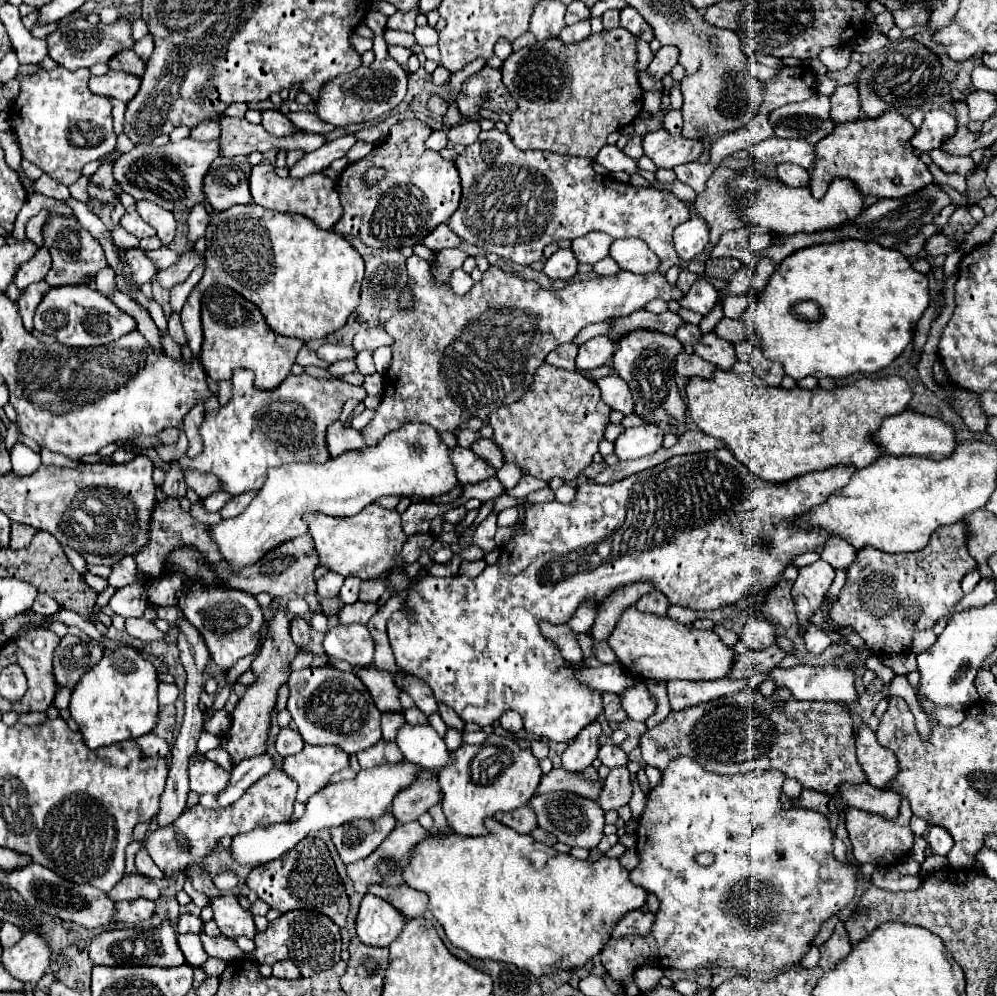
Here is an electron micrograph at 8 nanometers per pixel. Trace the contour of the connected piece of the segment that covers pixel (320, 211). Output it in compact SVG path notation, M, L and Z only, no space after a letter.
M258 164L252 168L252 174L250 174L250 192L258 206L276 210L276 212L302 214L302 216L310 218L318 228L324 228L324 230L330 230L342 216L342 206L340 206L334 182L324 174L312 174L306 178L300 178L300 180L280 178L280 176L276 176L272 166Z

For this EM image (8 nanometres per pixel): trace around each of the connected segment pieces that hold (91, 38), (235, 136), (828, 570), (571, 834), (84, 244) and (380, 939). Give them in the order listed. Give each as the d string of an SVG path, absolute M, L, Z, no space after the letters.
M84 18L78 20L70 20L64 26L58 26L52 34L46 36L48 42L48 56L58 62L58 66L66 68L66 70L80 70L80 68L90 68L96 62L108 62L118 50L122 48L132 48L134 46L134 38L132 38L132 30L130 30L130 22L126 18L120 18L120 22L116 22L116 26L106 26L106 24L90 24Z
M224 116L222 122L222 134L220 134L220 144L222 144L222 156L234 158L238 154L252 154L254 150L258 152L268 152L268 150L294 150L302 148L306 152L312 152L320 148L326 140L320 134L308 134L308 132L298 132L294 136L286 138L276 138L266 134L262 130L262 124L250 124L246 118L228 118Z
M824 560L798 568L798 578L794 580L792 596L800 612L800 620L798 620L800 632L804 632L810 626L808 614L816 612L818 604L824 602L832 580L834 580L834 568Z
M550 792L550 794L536 794L530 800L530 806L538 816L538 826L550 834L556 834L556 838L568 846L594 848L604 836L602 834L604 810L598 806L596 800L588 800L570 792Z
M68 216L48 218L42 226L42 236L44 236L44 248L48 248L52 256L52 268L44 278L50 286L84 282L88 276L96 276L102 268L108 266L100 242L88 230L84 230L76 218L68 218Z
M366 894L360 902L356 916L356 936L370 946L390 946L390 942L400 934L406 924L404 916L394 910L386 900Z

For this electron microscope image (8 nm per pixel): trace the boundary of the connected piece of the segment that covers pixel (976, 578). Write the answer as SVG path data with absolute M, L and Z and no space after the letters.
M974 568L972 572L968 572L964 578L962 578L962 590L968 594L968 592L972 592L974 590L974 586L980 582L980 570L978 568Z

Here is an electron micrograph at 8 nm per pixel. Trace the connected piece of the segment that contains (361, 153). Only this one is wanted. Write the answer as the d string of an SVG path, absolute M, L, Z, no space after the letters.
M358 140L358 142L354 144L354 148L348 152L348 158L350 158L352 162L354 162L354 160L360 160L360 158L364 158L372 148L374 148L374 144L368 144L368 142Z

